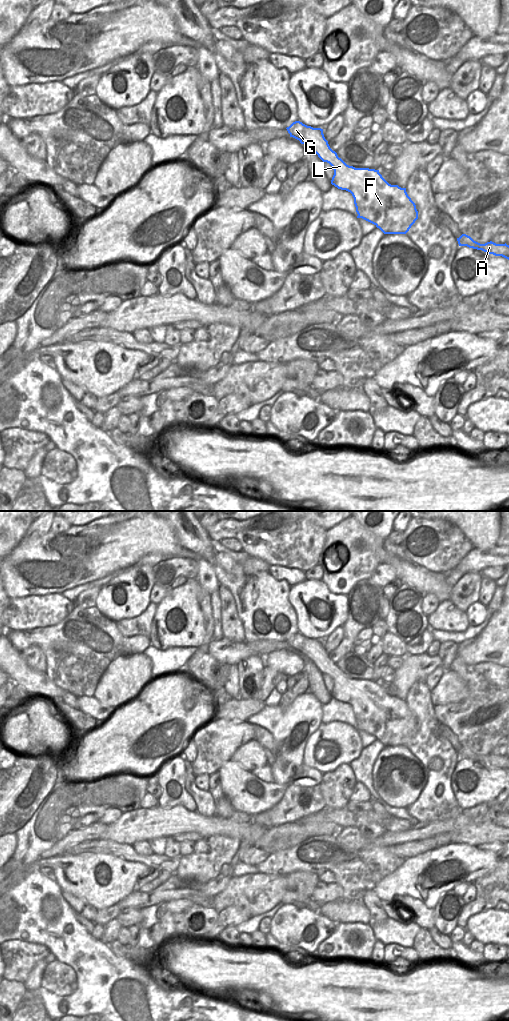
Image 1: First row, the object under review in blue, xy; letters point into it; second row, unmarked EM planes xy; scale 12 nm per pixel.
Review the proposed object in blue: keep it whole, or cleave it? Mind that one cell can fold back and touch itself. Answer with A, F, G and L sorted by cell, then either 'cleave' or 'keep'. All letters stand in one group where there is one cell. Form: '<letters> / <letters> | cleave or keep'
A F G L | keep

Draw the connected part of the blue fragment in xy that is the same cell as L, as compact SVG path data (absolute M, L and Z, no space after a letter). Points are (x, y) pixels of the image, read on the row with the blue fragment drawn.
M295 121L286 129L290 137L309 146L323 162L332 166L331 184L352 194L357 218L374 224L384 234L409 231L418 219L418 211L406 188L389 184L379 170L347 165L330 148L321 128Z

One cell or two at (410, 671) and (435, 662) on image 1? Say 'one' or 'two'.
one

